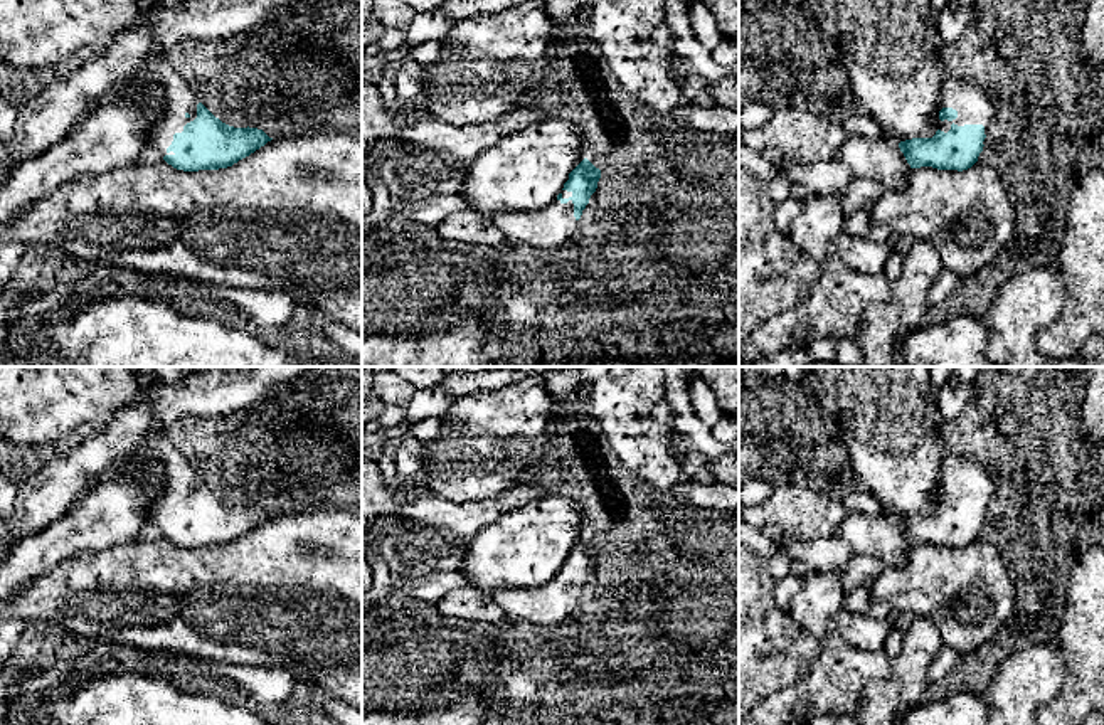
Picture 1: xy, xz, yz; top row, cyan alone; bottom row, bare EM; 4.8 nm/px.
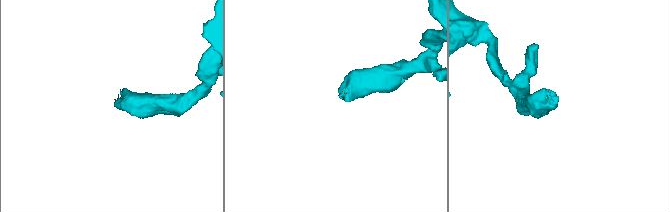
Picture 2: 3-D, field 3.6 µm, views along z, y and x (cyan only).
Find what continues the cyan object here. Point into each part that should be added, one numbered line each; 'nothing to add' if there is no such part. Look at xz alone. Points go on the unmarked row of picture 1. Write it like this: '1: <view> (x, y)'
1: xz (554, 603)

